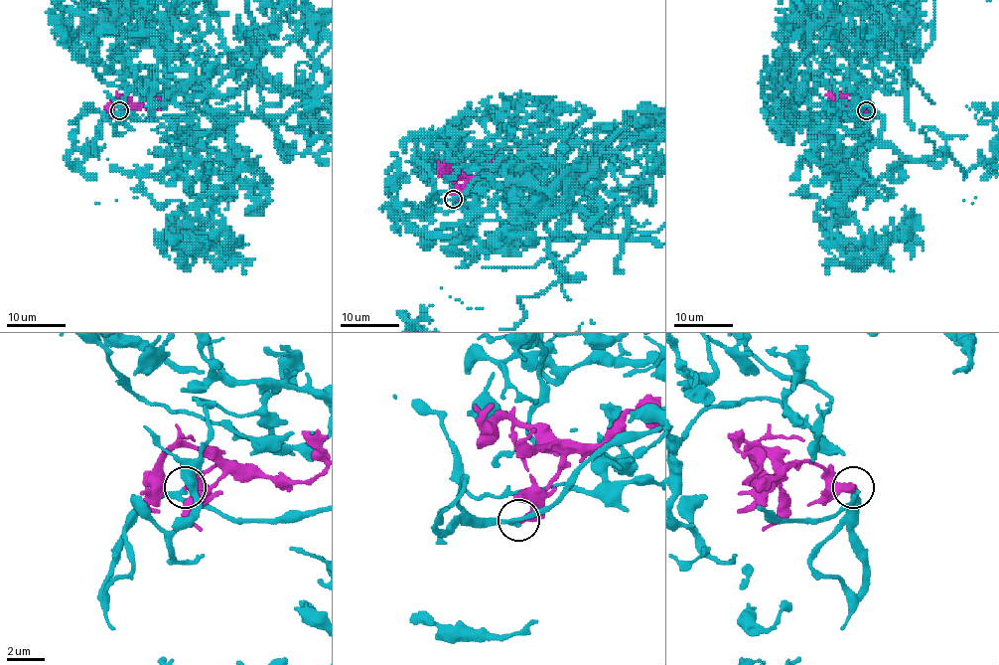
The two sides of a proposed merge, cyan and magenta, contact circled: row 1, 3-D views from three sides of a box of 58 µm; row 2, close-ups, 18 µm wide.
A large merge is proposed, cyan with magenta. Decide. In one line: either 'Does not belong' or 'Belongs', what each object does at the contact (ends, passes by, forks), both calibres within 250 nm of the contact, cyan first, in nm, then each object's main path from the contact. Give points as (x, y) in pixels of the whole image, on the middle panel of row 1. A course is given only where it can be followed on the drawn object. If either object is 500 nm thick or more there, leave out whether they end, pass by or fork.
Belongs. At the ring cyan passes by. At the ring magenta ends. Thickness 220 nm (cyan) against 400 nm

